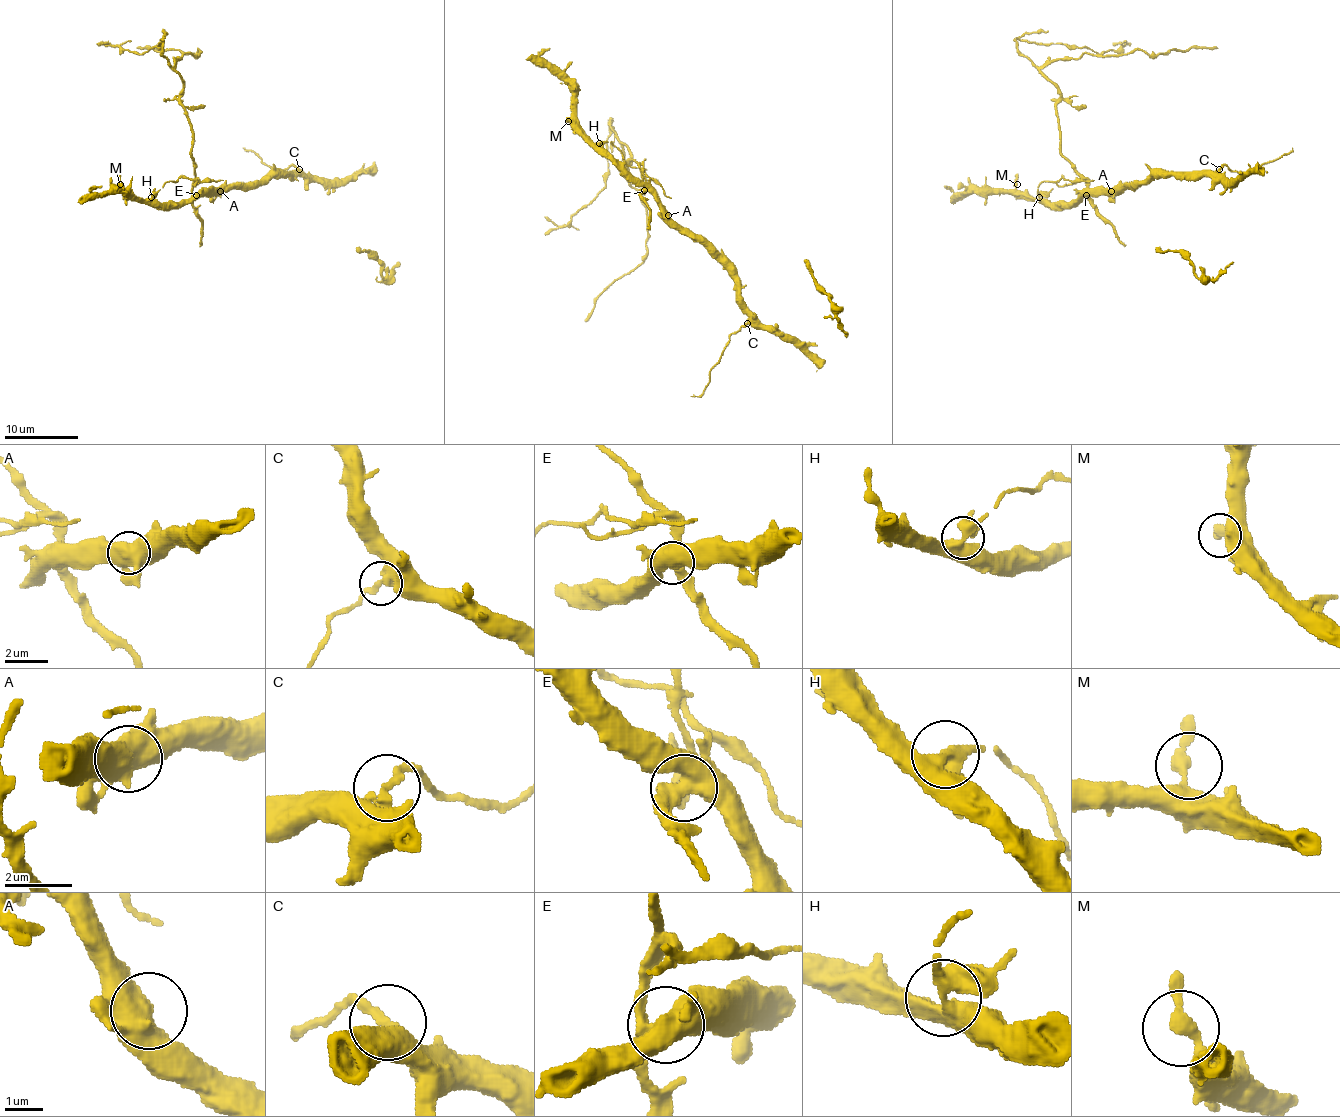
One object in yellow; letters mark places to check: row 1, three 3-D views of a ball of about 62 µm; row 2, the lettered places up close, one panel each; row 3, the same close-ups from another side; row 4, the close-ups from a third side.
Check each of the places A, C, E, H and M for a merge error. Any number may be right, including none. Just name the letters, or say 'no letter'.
C, E, H

